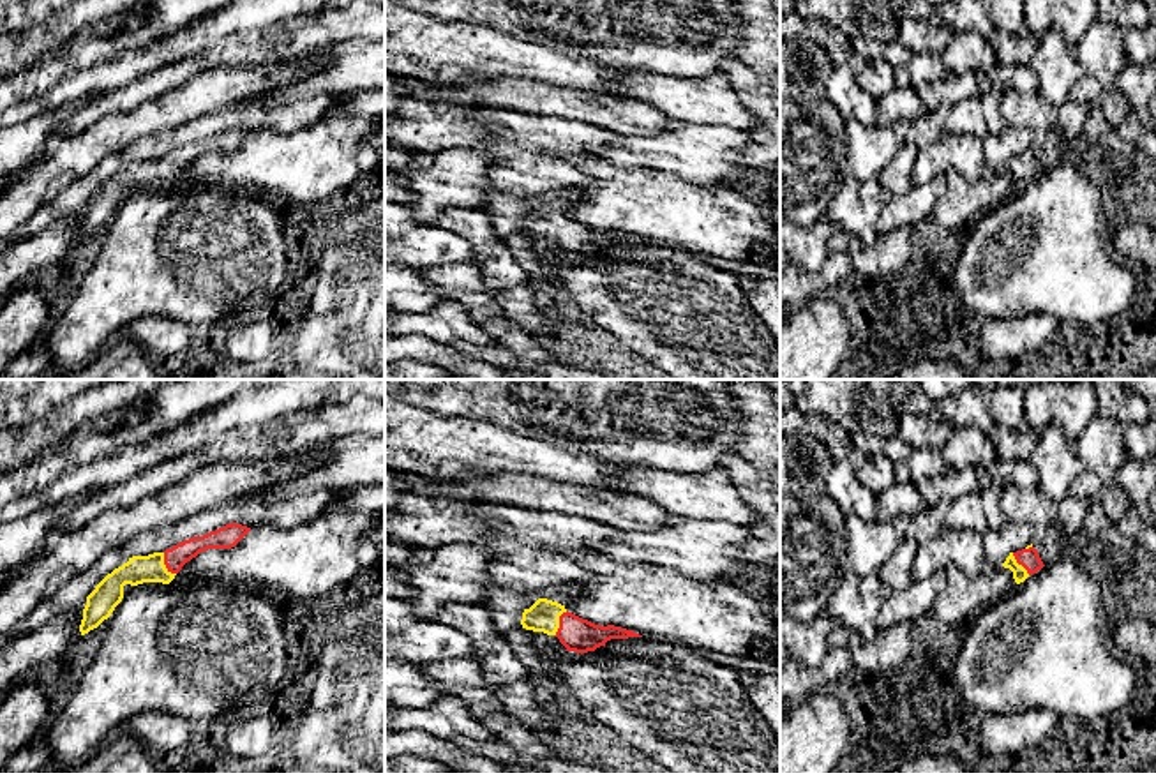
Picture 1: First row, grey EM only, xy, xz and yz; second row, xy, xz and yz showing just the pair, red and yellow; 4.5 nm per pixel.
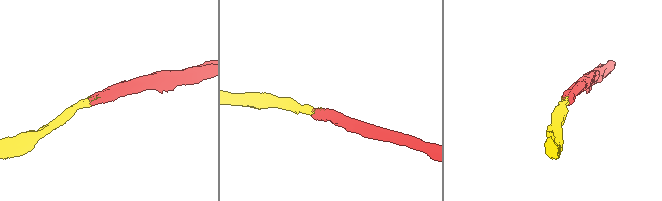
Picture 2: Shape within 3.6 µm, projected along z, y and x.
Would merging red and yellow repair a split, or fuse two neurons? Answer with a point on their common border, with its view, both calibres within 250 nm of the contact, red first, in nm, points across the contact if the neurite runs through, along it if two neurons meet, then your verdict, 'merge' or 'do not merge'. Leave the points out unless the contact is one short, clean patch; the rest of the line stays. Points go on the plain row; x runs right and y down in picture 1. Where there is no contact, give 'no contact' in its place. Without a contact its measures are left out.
meets red in xy at (165, 168); 100 nm thick on the red side, 130 nm on the other; runs through xy (177, 161), (165, 168), (140, 173); merge

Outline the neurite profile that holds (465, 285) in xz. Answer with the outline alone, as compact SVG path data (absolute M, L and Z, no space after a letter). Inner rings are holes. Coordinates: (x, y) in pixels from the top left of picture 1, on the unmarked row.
M475 263L418 268L418 272L447 300L461 304L473 321L503 318L499 304L484 284L482 272Z

